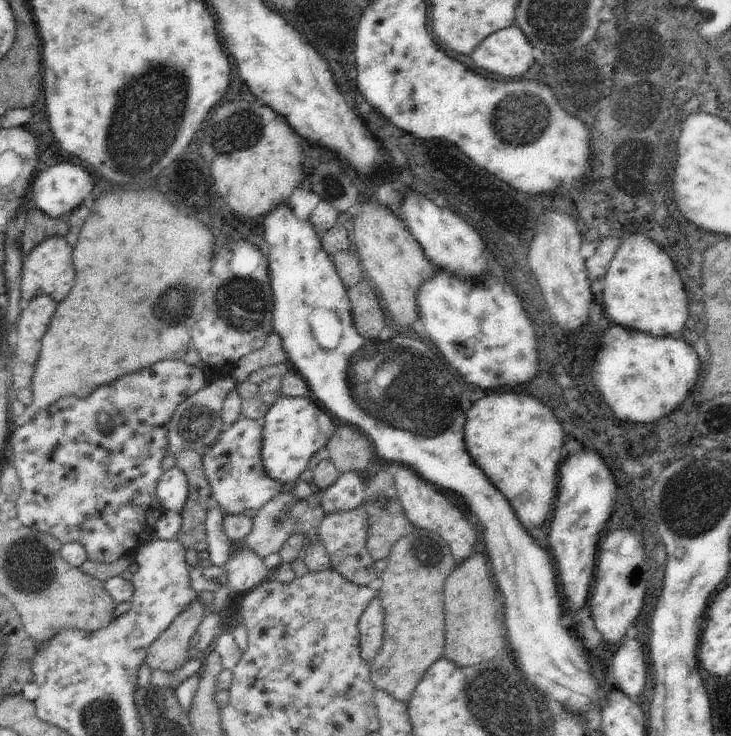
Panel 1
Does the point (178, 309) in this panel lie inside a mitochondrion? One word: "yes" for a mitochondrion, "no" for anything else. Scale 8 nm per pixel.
yes

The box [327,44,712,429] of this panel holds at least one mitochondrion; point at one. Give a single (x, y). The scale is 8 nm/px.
(512, 127)

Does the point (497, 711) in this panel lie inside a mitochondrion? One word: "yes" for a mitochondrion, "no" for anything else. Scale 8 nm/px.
yes

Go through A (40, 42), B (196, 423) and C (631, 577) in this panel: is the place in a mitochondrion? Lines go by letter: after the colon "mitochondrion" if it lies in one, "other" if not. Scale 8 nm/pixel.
A: other
B: mitochondrion
C: other

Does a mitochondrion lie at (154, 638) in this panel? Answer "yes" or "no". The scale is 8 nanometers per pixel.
no

